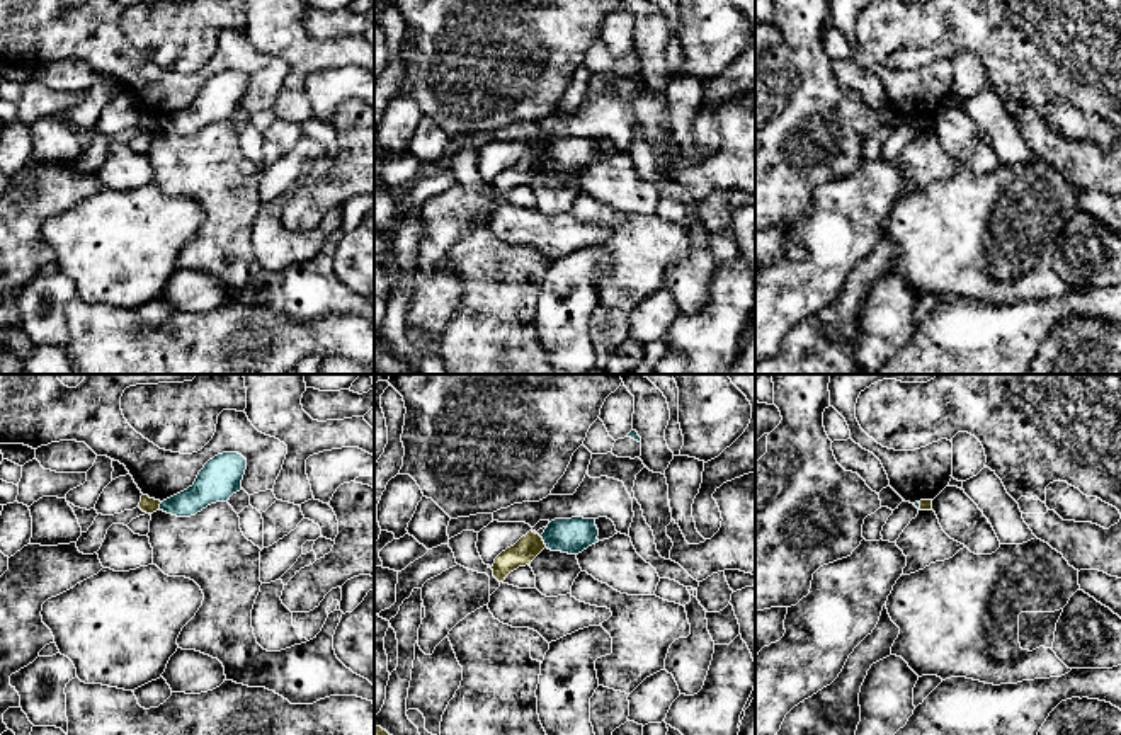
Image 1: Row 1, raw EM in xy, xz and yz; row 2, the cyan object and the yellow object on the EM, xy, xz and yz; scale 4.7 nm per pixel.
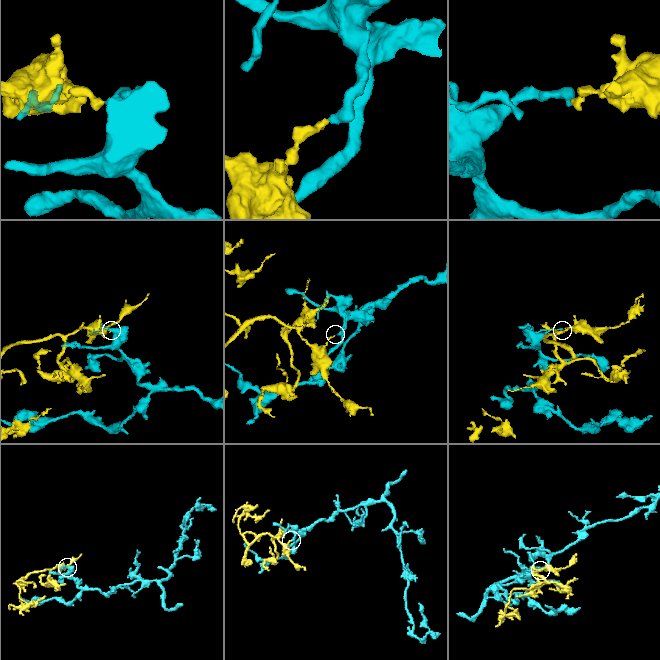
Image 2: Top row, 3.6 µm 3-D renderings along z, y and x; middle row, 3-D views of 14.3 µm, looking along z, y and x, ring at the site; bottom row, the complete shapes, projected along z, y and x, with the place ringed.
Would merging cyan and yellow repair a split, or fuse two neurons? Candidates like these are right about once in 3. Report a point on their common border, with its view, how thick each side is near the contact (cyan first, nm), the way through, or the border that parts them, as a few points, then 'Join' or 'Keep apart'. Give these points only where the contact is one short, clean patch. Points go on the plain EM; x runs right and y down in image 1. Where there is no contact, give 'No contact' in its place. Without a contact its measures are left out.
Touches cyan at xz (543, 159). Thickness 170 nm (cyan) against 110 nm. Boundary: xz (540, 155), (546, 165). Keep apart

